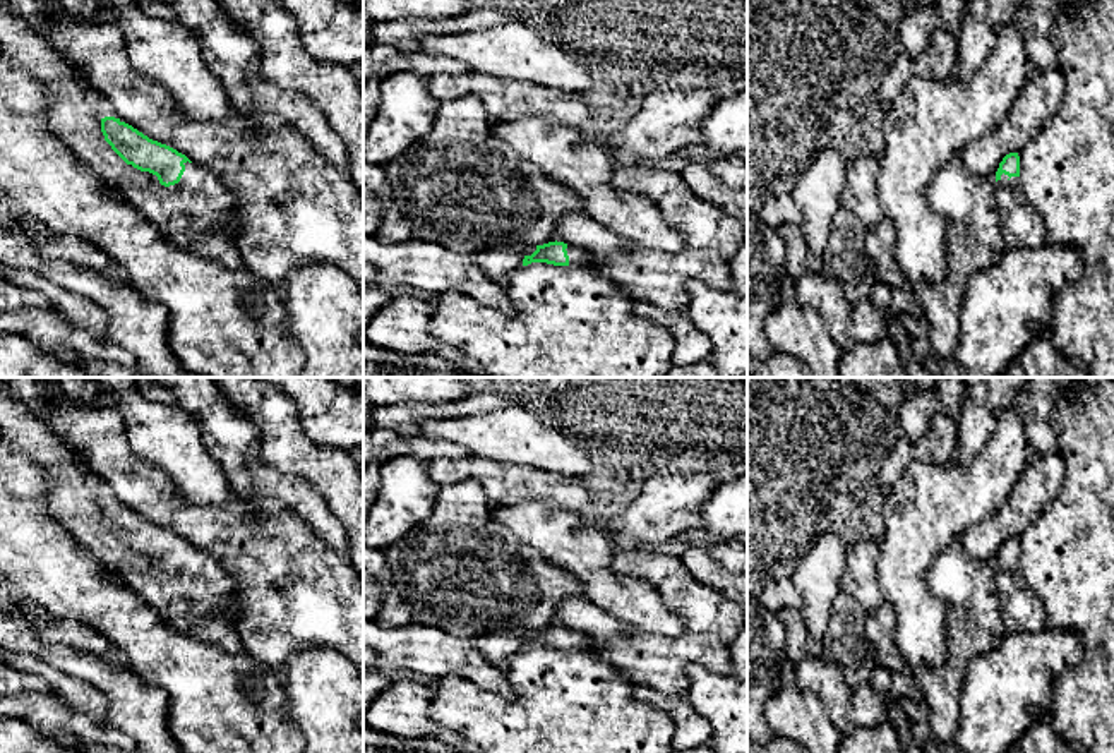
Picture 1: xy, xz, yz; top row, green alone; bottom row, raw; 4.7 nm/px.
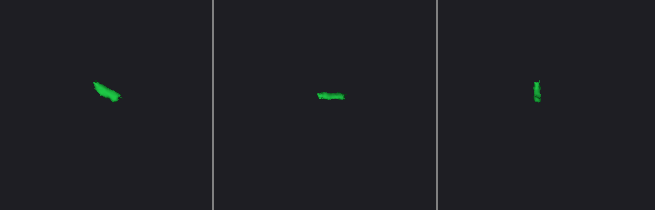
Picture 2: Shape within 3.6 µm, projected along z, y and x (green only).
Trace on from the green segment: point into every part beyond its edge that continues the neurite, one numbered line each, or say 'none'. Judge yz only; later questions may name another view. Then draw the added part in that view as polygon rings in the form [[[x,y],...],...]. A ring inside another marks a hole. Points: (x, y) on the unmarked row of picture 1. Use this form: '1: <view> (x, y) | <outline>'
1: yz (1022, 609) | [[[1003,557],[996,566],[996,595],[1008,631],[1037,633],[1045,628],[1045,609],[1025,583],[1020,561]]]

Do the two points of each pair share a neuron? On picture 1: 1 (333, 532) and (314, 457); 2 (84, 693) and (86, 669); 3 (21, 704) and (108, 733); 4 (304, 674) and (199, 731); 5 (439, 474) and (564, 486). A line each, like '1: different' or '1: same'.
1: different
2: different
3: same
4: different
5: same

